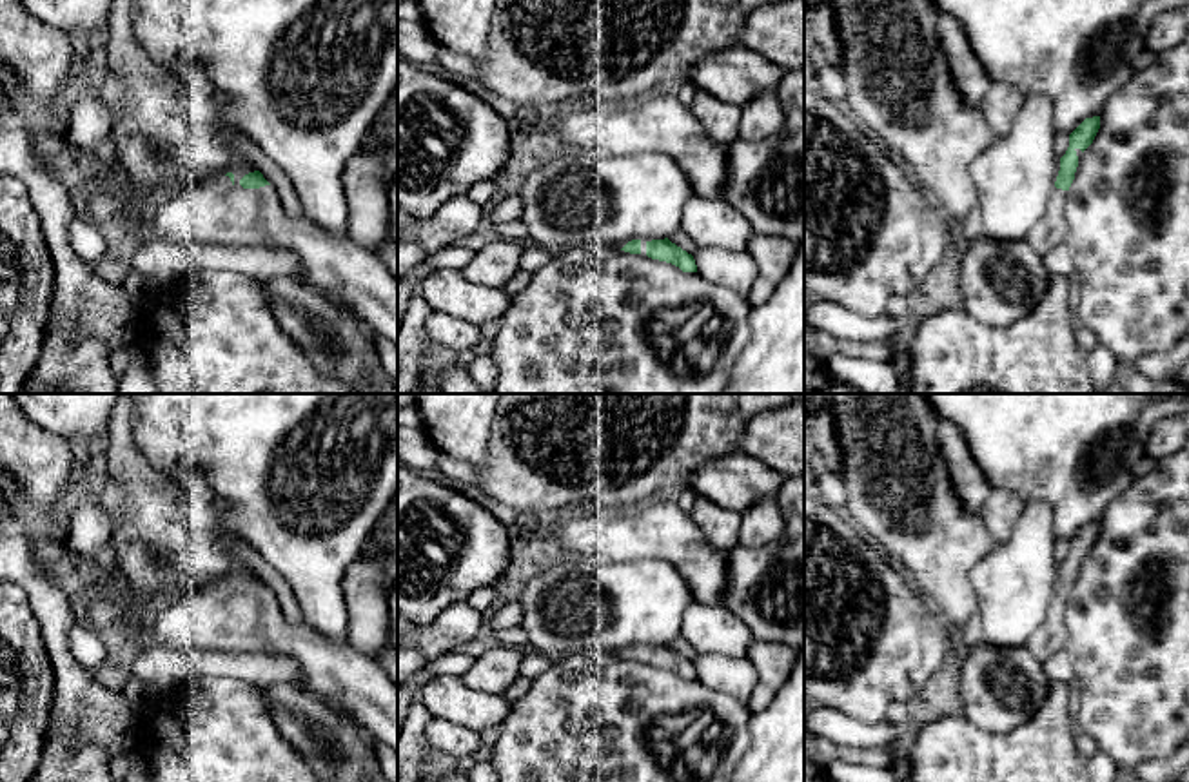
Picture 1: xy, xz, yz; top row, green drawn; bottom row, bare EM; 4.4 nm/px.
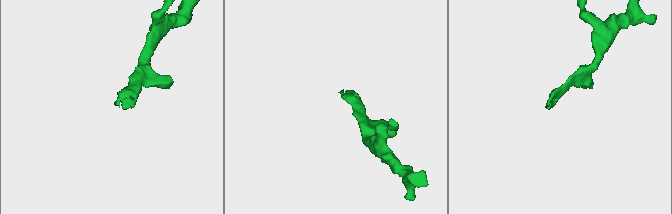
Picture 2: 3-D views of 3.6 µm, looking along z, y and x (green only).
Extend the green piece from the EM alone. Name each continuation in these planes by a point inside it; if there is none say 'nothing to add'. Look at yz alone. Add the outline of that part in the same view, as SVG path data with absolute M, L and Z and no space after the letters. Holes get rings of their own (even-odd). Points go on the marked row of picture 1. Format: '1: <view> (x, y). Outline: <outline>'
1: yz (1050, 231). Outline: M1053 189L1049 194L1049 203L1044 218L1033 227L1026 241L1033 249L1033 252L1044 258L1056 245L1066 241L1066 220L1064 220L1064 205L1066 205L1067 191Z

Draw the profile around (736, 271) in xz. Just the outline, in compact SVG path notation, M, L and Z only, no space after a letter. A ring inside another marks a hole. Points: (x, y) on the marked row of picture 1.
M721 247L699 249L693 254L697 274L722 288L748 296L757 278L755 259L744 252L730 252Z

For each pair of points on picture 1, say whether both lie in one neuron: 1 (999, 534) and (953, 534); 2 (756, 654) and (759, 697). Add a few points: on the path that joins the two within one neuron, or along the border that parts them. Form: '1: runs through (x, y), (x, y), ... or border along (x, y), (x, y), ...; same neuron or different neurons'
1: border along (979, 514), (984, 528), (997, 543); different neurons
2: runs through (765, 664), (765, 686); same neuron

